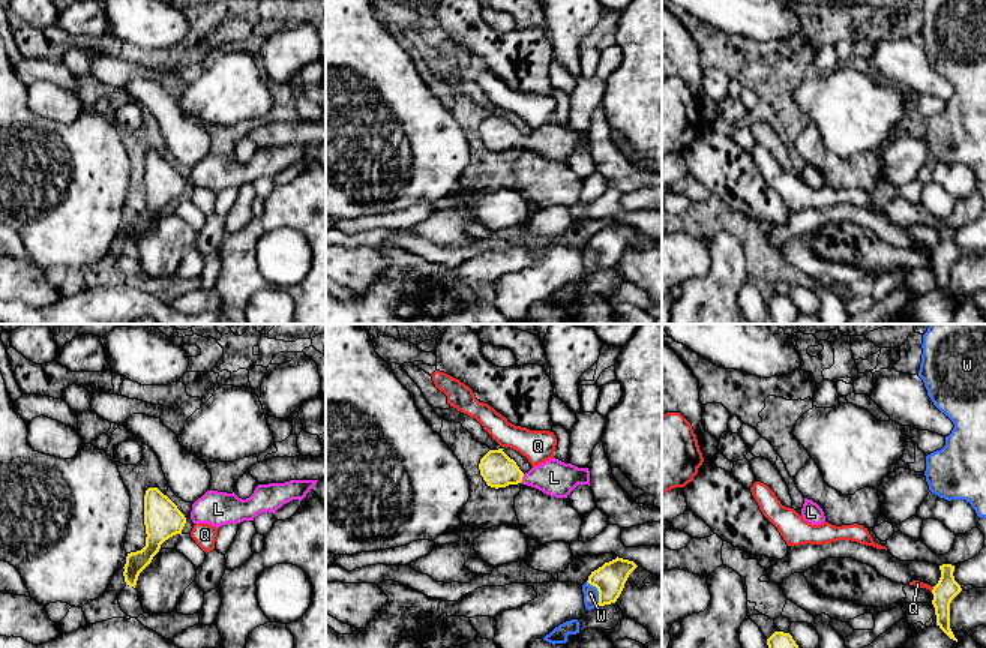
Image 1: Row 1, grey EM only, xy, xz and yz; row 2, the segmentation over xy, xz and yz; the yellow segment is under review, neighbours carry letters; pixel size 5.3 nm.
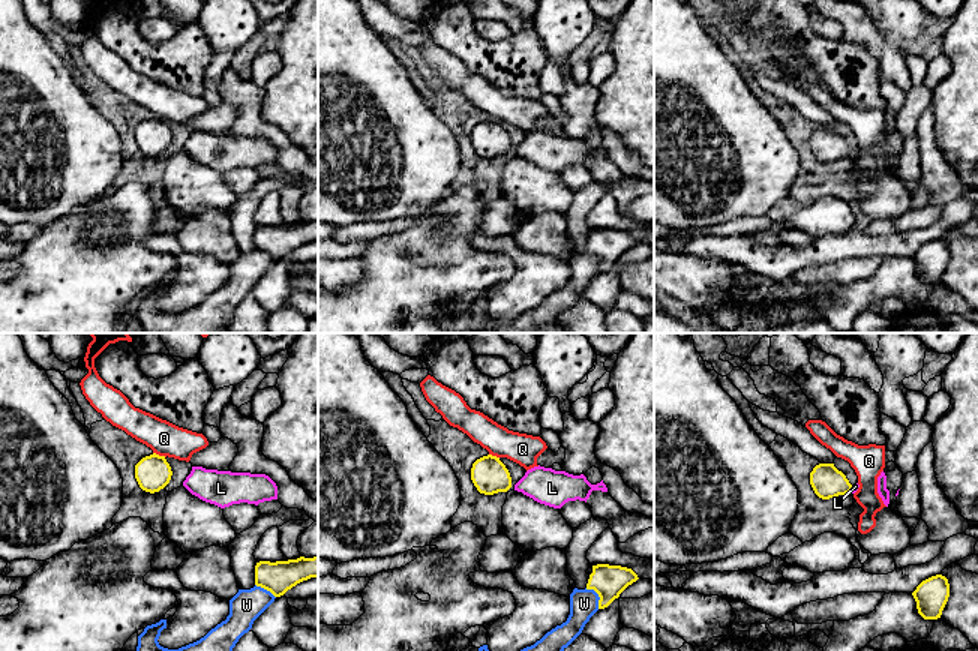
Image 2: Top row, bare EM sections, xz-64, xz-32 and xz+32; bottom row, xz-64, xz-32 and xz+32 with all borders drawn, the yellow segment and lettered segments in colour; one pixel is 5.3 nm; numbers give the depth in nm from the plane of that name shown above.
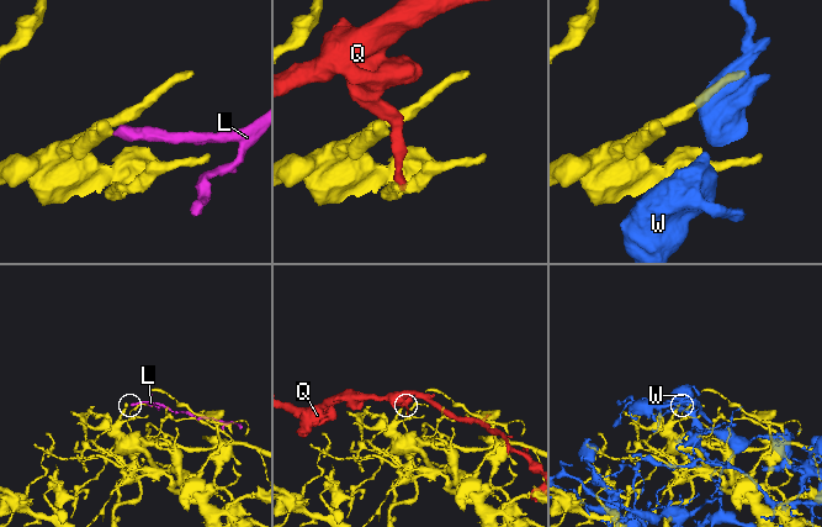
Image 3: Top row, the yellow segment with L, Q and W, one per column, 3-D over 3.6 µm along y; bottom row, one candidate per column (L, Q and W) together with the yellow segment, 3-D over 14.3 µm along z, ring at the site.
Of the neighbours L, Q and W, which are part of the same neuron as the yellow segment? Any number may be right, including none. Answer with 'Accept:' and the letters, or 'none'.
Accept: L

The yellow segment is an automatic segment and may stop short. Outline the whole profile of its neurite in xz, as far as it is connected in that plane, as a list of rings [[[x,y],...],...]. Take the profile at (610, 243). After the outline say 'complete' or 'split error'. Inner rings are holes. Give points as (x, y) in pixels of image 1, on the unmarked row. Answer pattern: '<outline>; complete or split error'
[[[617,220],[615,224],[605,226],[602,231],[591,236],[587,246],[596,250],[599,255],[597,270],[615,267],[624,252],[629,238],[636,231],[638,230],[633,225]]]; complete

